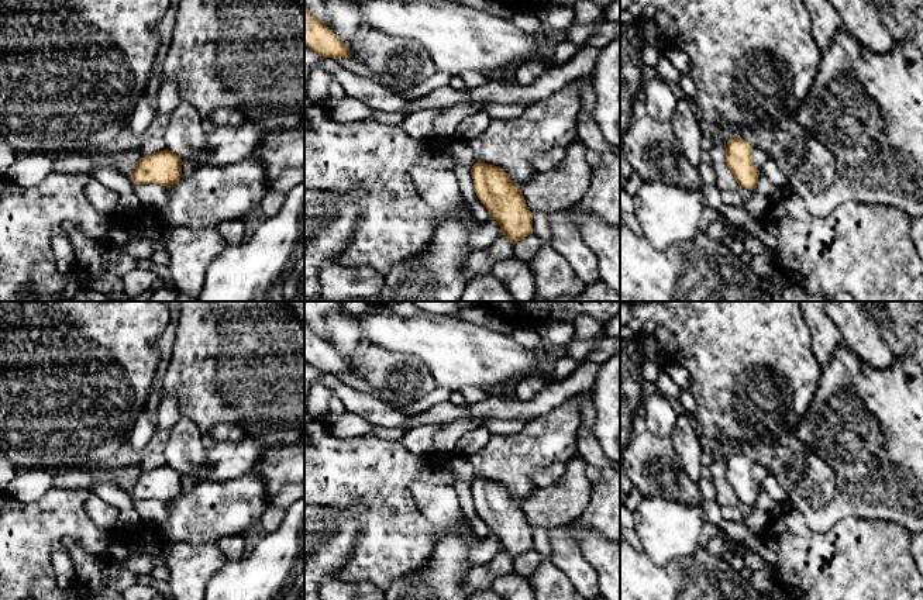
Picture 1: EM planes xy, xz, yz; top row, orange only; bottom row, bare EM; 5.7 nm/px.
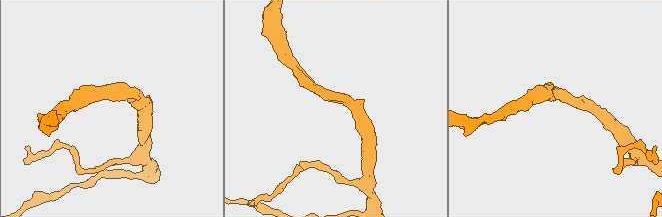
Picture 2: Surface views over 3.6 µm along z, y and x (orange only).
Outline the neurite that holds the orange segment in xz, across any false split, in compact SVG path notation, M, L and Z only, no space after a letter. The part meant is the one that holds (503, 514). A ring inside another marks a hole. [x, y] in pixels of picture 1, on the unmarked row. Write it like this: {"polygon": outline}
{"polygon": "M476 477L471 490L478 514L500 541L502 551L514 561L533 549L533 528L526 520L521 504L503 485Z"}

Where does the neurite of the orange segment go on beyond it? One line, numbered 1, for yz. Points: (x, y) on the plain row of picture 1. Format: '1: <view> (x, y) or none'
1: none

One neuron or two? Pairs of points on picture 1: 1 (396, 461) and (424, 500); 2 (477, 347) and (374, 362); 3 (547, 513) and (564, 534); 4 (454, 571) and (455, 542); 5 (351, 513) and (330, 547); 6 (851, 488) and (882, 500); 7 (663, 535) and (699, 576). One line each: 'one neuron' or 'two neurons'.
1: two neurons
2: two neurons
3: two neurons
4: one neuron
5: one neuron
6: one neuron
7: two neurons

